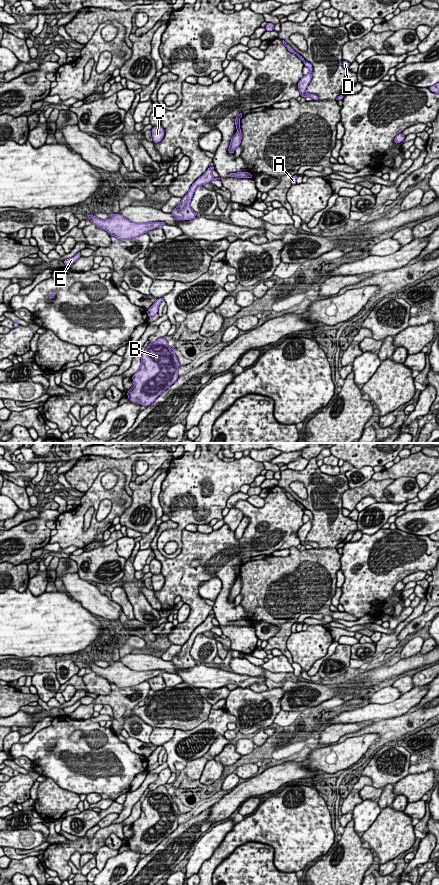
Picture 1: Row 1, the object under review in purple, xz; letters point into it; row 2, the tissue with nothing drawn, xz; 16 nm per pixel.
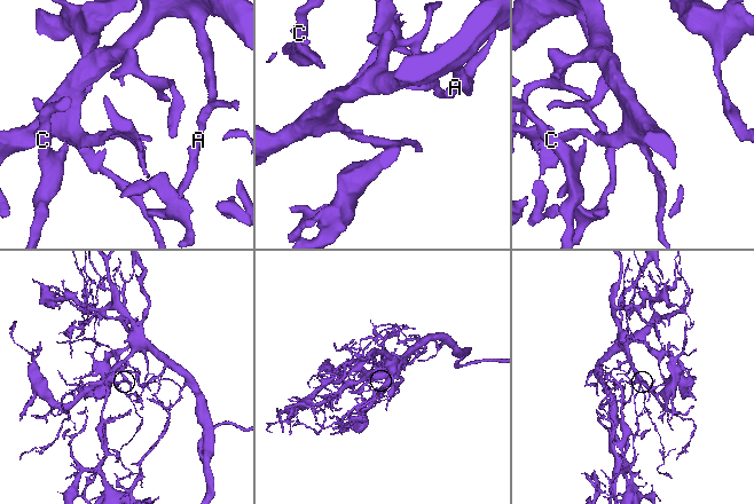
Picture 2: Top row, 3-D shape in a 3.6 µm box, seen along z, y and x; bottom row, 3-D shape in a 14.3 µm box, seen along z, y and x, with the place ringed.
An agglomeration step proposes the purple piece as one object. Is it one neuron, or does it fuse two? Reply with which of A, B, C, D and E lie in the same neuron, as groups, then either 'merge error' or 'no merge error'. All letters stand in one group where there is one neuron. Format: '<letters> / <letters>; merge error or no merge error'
A B D E / C; merge error

